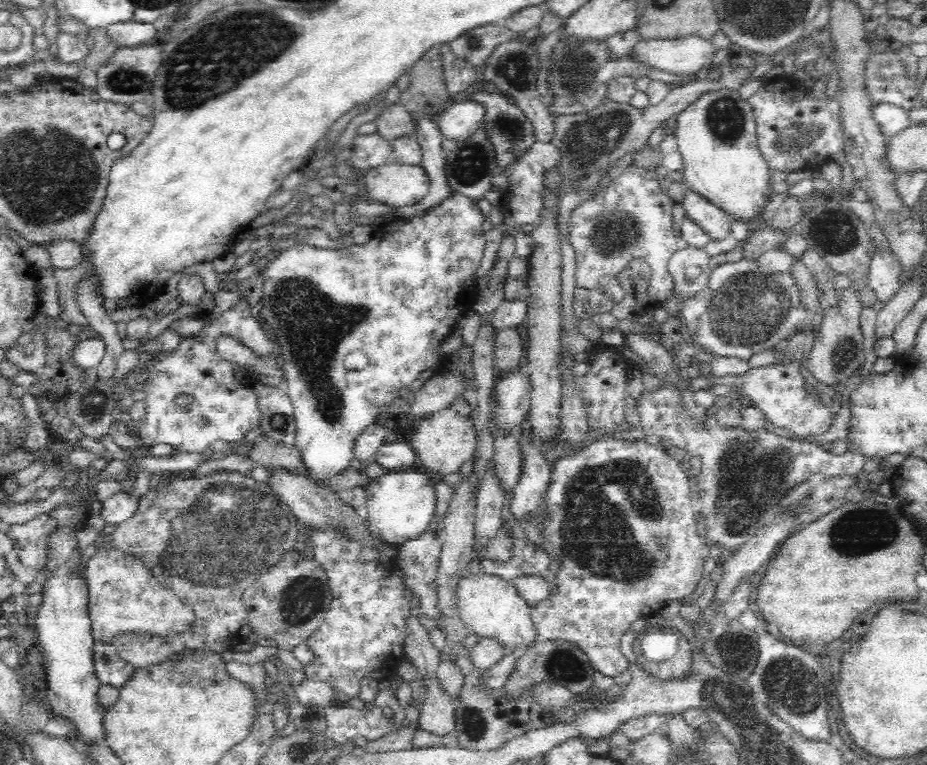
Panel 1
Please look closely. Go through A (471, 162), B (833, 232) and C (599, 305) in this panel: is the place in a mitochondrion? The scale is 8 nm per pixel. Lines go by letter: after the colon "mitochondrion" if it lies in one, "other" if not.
A: mitochondrion
B: mitochondrion
C: other

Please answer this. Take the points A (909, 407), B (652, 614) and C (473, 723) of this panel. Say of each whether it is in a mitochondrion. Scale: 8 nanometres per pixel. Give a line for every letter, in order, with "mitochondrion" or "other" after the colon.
A: other
B: other
C: mitochondrion

